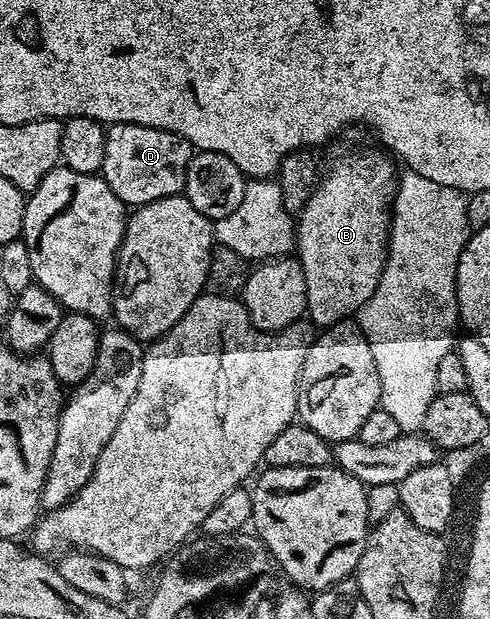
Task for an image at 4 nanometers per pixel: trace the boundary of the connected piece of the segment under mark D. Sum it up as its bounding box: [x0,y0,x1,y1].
[99,124,193,206]

